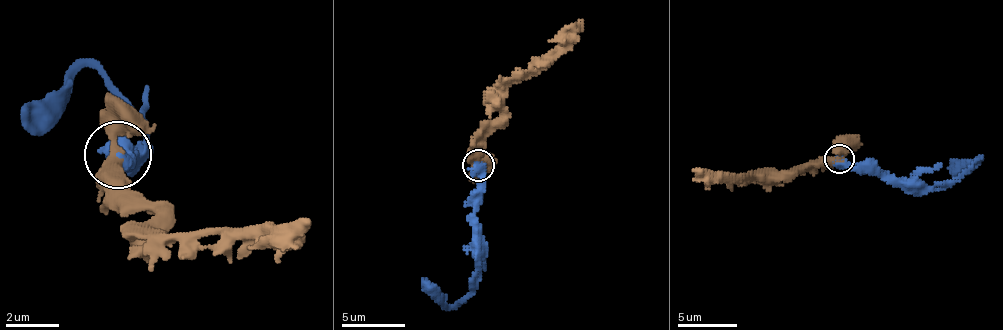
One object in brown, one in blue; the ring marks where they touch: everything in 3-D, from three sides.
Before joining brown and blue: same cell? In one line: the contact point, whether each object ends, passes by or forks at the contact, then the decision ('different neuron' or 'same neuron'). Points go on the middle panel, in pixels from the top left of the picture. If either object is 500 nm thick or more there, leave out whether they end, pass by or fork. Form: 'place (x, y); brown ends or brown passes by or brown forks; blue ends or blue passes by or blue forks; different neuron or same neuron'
place (478, 165); brown passes by; blue passes by; same neuron

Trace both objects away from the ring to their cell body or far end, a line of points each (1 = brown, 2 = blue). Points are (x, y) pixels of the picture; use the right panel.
1: (840, 159), (810, 163), (785, 174), (744, 176), (728, 180), (693, 170)
2: (840, 159), (869, 164), (888, 177), (926, 187), (953, 182), (979, 160), (948, 168)

